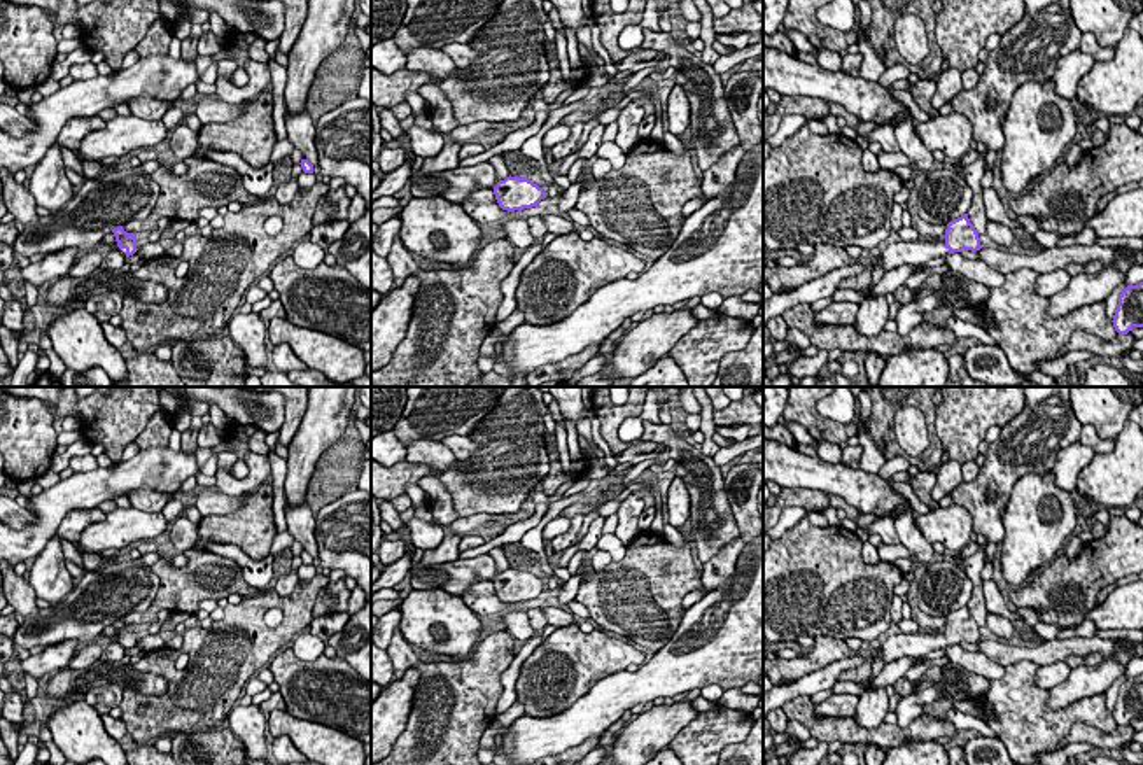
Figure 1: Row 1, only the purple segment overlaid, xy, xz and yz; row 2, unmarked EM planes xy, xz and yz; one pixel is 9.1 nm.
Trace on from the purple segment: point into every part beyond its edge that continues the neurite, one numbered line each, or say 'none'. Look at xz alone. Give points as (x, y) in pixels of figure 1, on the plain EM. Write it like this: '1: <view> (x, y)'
none

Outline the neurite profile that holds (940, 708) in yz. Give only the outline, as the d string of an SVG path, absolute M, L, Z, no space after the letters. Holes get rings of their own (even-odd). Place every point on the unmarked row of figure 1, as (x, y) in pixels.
M943 695L942 698L935 700L933 704L926 704L922 714L933 716L942 721L950 721L949 711L954 709L952 697Z

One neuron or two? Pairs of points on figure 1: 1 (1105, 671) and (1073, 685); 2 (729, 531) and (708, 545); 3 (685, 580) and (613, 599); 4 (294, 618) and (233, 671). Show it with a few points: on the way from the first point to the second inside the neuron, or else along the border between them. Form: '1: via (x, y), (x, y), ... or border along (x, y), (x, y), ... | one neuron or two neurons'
1: via (1098, 678), (1080, 683) | one neuron
2: via (723, 531), (713, 540) | one neuron
3: via (667, 580), (655, 580), (638, 597), (631, 597) | one neuron
4: via (279, 634), (263, 641), (249, 655) | one neuron

